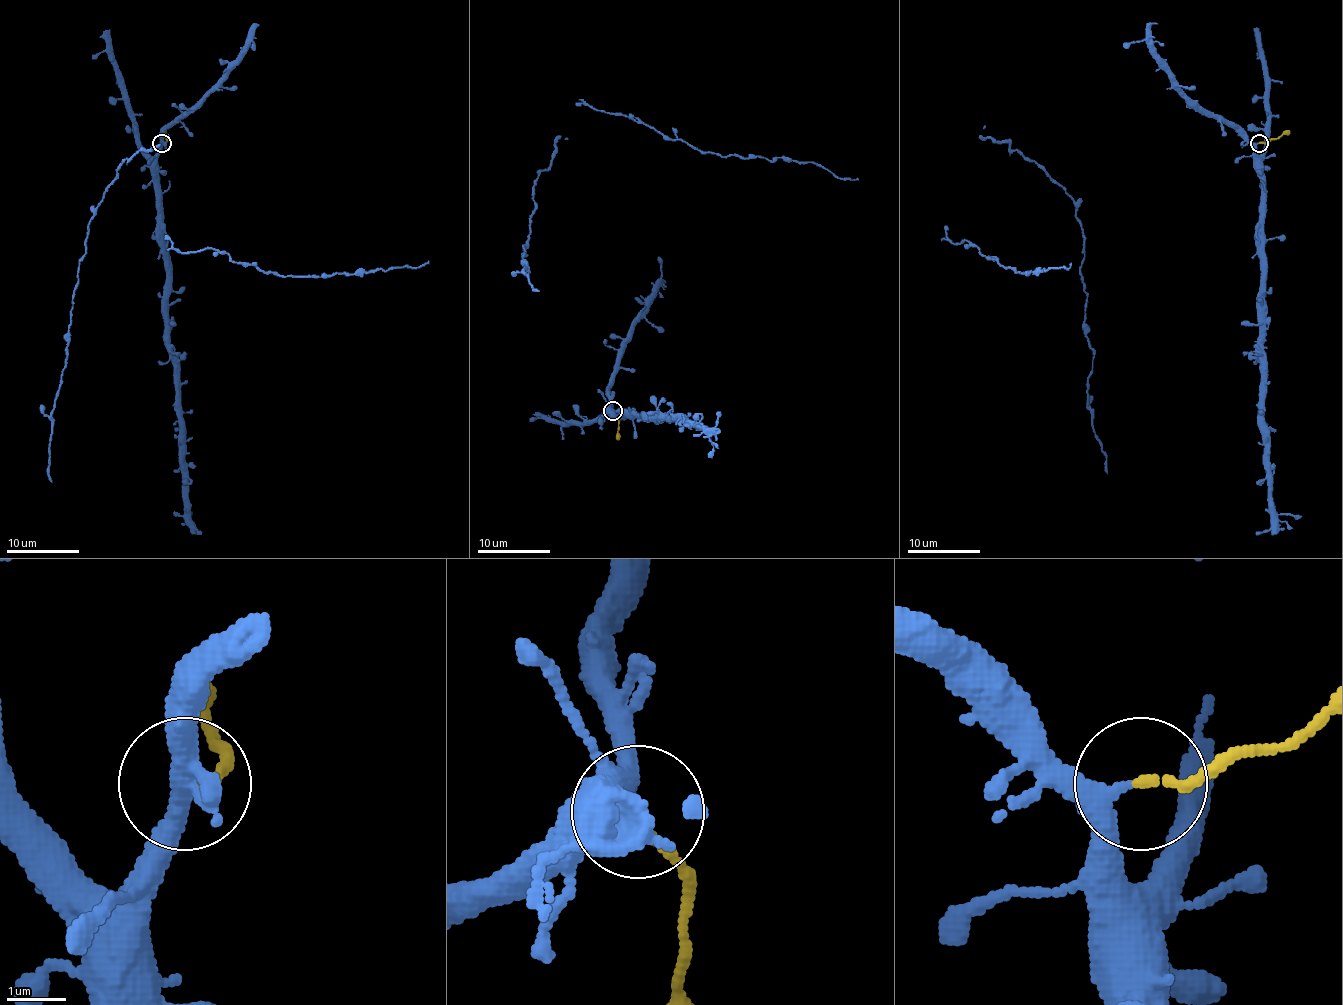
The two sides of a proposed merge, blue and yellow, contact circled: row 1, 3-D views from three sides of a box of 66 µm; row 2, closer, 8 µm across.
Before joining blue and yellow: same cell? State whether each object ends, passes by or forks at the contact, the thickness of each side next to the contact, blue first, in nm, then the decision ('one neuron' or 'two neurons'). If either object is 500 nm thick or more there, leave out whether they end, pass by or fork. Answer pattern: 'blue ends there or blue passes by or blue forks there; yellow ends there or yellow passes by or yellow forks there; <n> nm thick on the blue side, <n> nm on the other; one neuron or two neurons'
blue passes by; yellow ends there; 260 nm thick on the blue side, 160 nm on the other; two neurons

